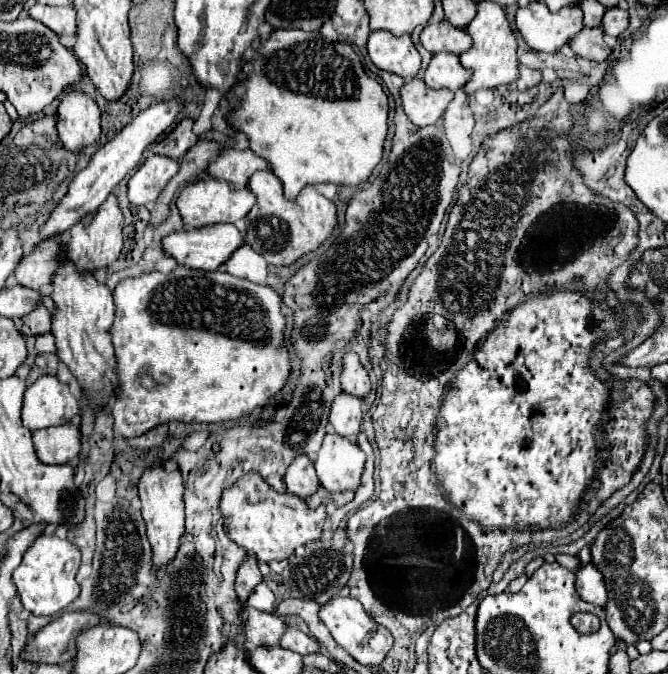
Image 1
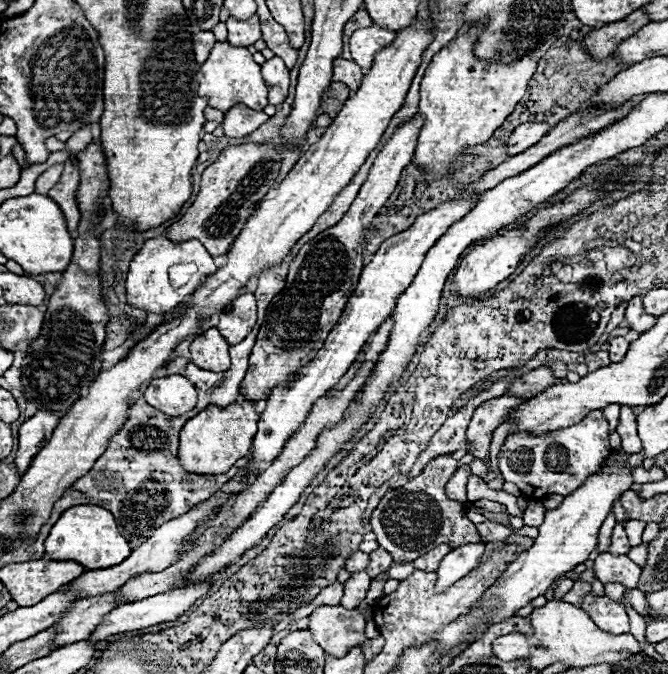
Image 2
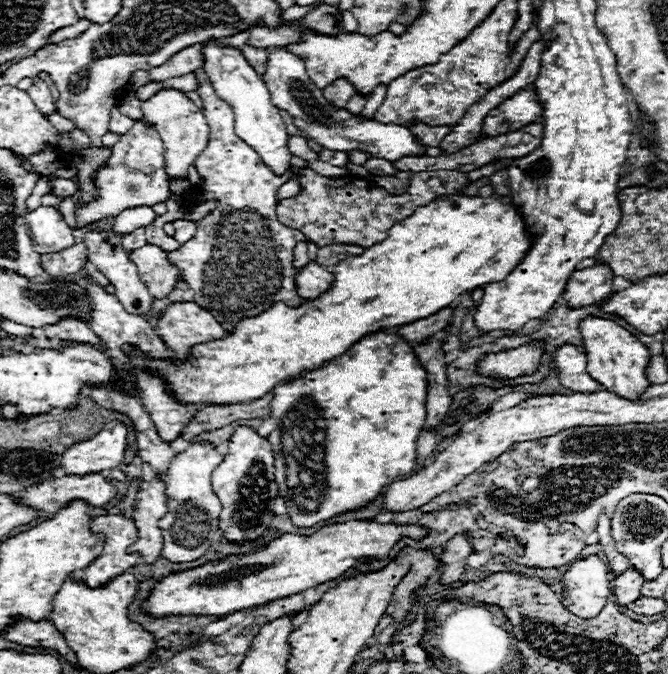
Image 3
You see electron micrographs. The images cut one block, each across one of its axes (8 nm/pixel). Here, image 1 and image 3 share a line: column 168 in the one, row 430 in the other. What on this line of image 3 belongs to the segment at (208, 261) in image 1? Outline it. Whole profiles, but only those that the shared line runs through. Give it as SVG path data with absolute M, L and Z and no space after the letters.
M236 426L234 434L228 440L226 458L212 472L212 486L222 500L220 522L226 538L242 542L262 536L274 518L272 506L268 504L272 504L278 494L274 478L274 452L270 448L270 442L250 426Z

